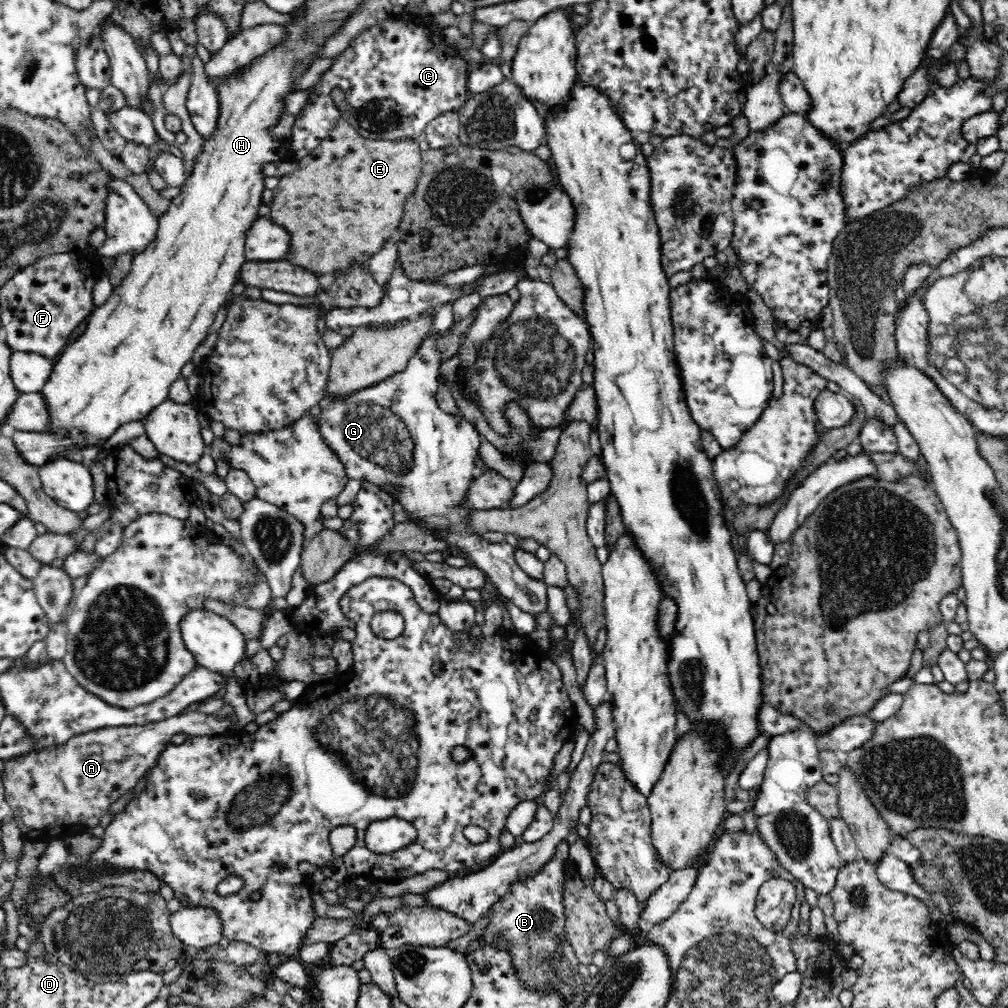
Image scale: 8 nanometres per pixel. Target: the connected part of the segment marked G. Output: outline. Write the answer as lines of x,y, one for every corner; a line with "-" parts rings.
454,320
454,324
452,325
452,327
447,330
446,332
440,333
440,334
436,334
434,336
430,336
430,338
426,339
424,342
422,342
422,344
420,344
419,348
418,348
418,352
416,352
416,354
414,356
412,356
412,358
410,358
410,360
408,360
408,364
406,366
406,368
404,370
402,370
402,372
396,372
396,374
392,374
392,376
388,376
388,378
386,378
386,380
382,380
382,382
376,382
376,384
372,384
372,386
368,386
366,388
362,388
359,392
356,392
355,394
352,394
350,397
347,397
346,399
330,399
330,397
328,397
328,395
326,395
327,398
329,398
330,403
328,404
328,408
322,410
321,415
316,418
316,423
318,423
318,429
320,429
320,433
322,433
322,437
324,437
324,441
326,441
326,444
328,445
328,447
330,447
330,449
332,449
332,451
334,451
334,453
336,453
336,455
338,455
338,457
340,457
340,461
342,461
342,463
344,463
344,468
346,469
346,473
348,473
348,478
355,478
360,480
360,482
362,483
364,480
368,480
370,482
373,482
374,485
380,487
380,489
384,490
388,489
388,494
390,494
390,498
392,498
395,506
397,507
398,510
405,510
408,512
408,515
411,517
411,520
408,522
414,522
414,523
418,523
418,525
420,525
420,527
424,527
424,529
434,529
435,534
439,534
439,538
441,538
441,540
443,540
443,542
445,542
447,548
451,548
453,546
456,546
456,548
459,548
462,552
464,552
464,556
465,558
470,561
470,563
474,563
476,567
478,567
480,570
483,570
485,572
485,574
487,574
491,580
491,582
493,582
493,584
496,585
496,588
500,591
500,593
502,593
502,595
504,595
504,597
506,597
508,600
511,600
518,608
520,608
520,610
523,610
524,612
531,614
534,618
534,616
536,616
536,614
540,614
540,612
548,612
548,595
547,595
547,587
546,583
544,583
543,581
540,580
534,580
533,578
530,578
528,575
525,574
525,572
518,566
518,563
516,562
515,559
515,551
517,549
515,549
512,545
509,545
508,542
506,541
502,541
502,542
498,542
497,545
493,545
490,541
486,541
482,538
481,535
476,535
476,533
472,533
472,531
469,529
469,524
467,521
467,516
469,514
470,511
472,511
470,508
466,508
465,506
463,506
463,498
466,496
466,493
468,492
468,487
470,486
470,483
472,482
472,480
474,480
477,476
477,470
476,470
476,465
475,465
475,460
477,459
477,455
478,455
478,448
480,445
480,441
479,441
479,432
476,430
476,427
470,423
468,420
466,420
464,418
464,416
462,414
459,415
451,415
448,414
447,412
444,412
442,409
439,408
439,405
437,404
437,401
435,400
436,394
438,393
439,390
439,386
441,385
439,380
440,380
440,374
439,374
439,368
441,365
441,356
440,353
437,351
437,346
436,343
438,342
438,340
440,340
440,338
444,338
444,336
446,336
446,334
450,334
450,332
452,332
452,330
454,330
454,326
456,326
456,324
458,324
458,322
456,322

